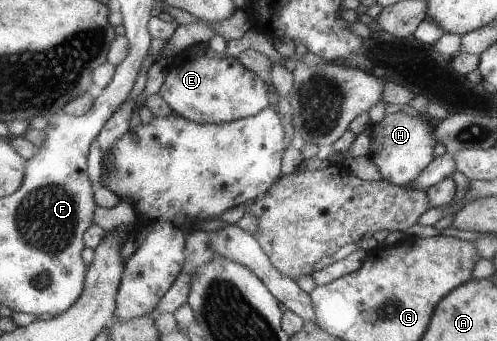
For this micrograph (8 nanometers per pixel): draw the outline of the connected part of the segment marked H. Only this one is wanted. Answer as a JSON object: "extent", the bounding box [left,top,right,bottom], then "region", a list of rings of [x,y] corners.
{"extent":[369,105,437,187],"region":[[[409,105],[397,113],[384,116],[378,124],[369,126],[376,129],[373,137],[373,144],[376,146],[373,148],[371,158],[378,167],[381,180],[385,182],[408,187],[436,158],[437,141],[433,131],[435,123],[426,116],[417,114]]]}

